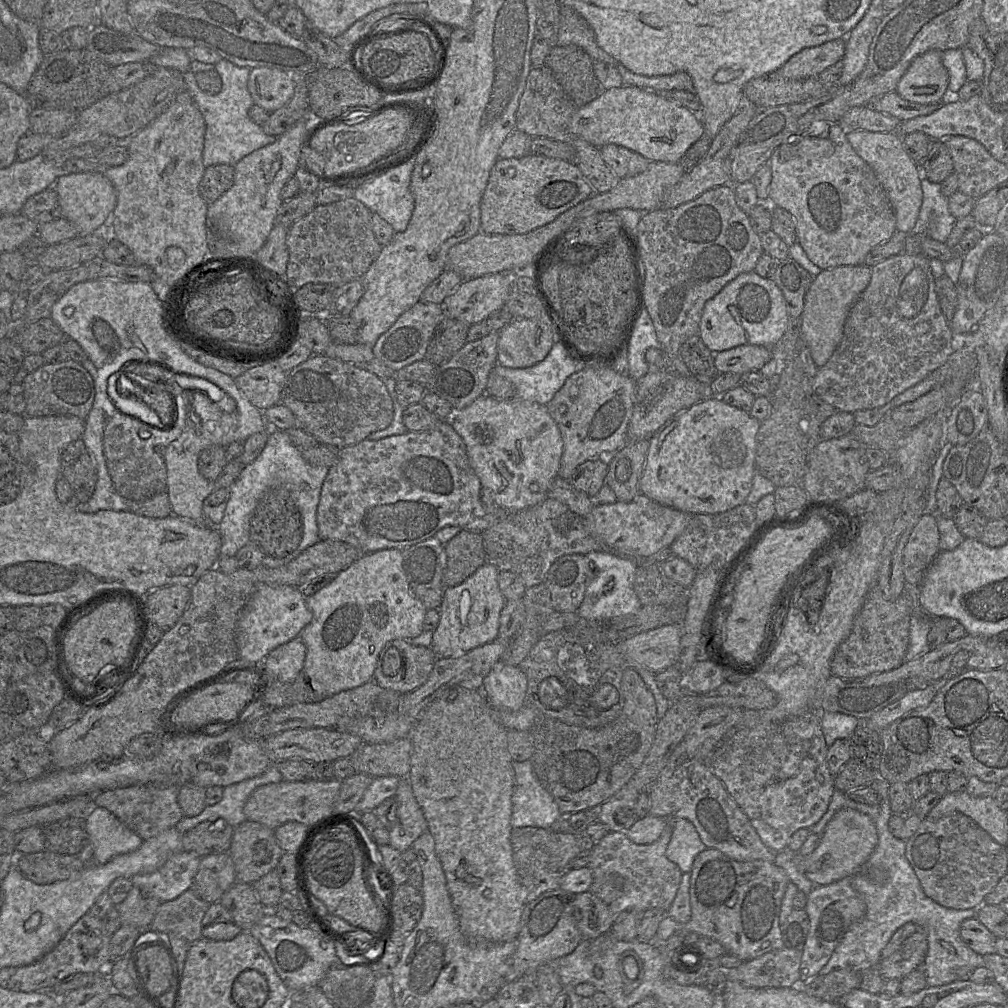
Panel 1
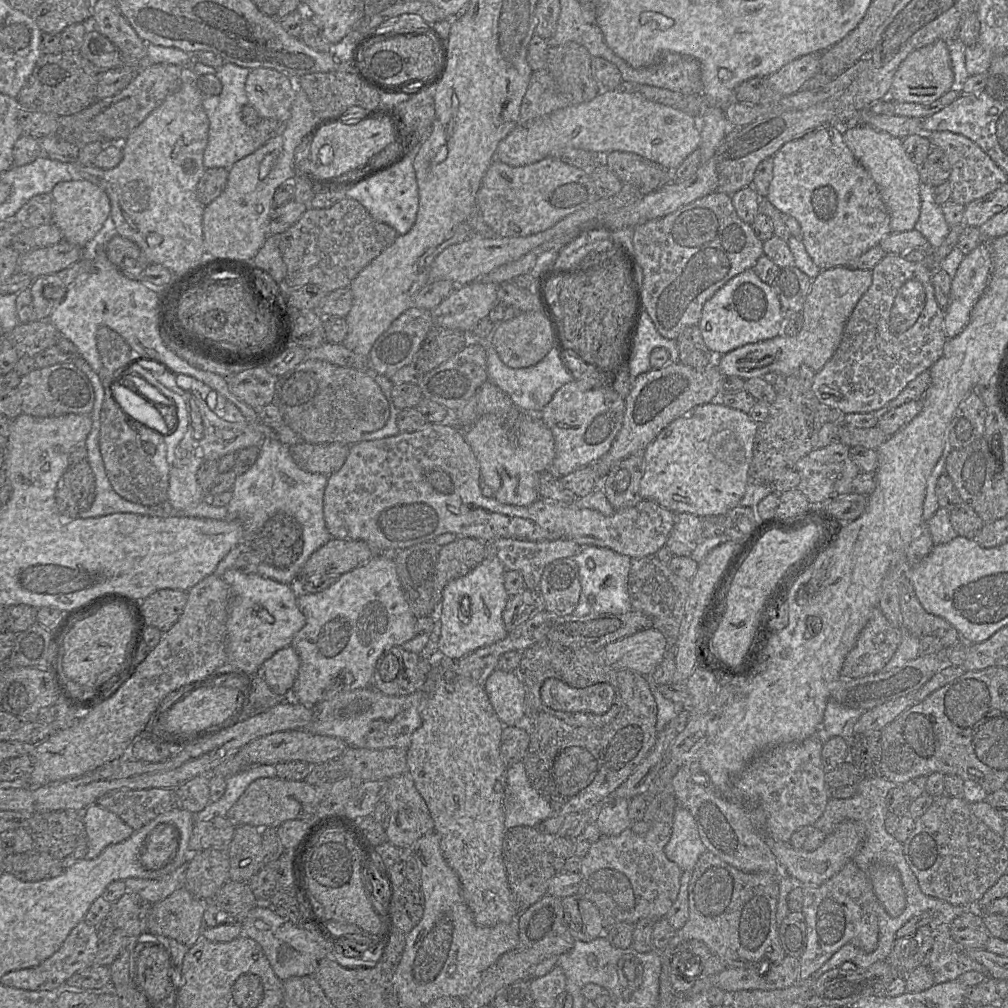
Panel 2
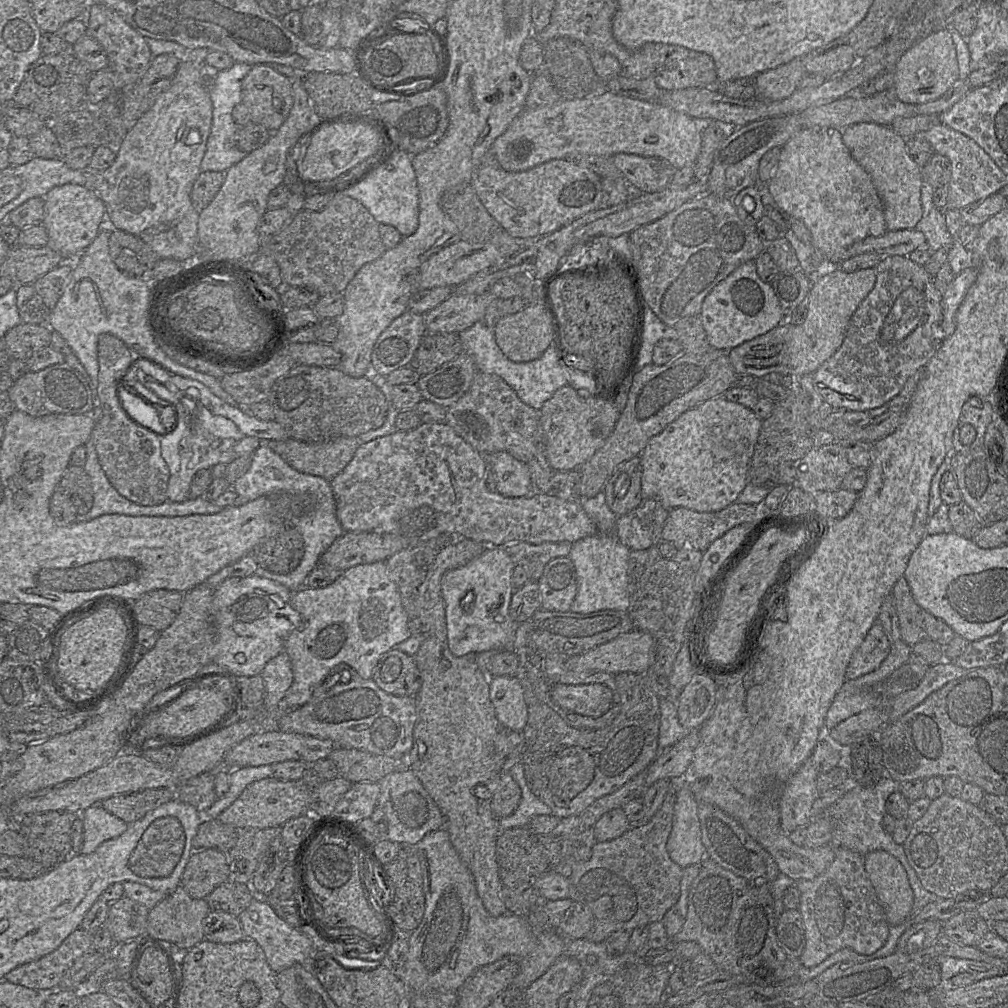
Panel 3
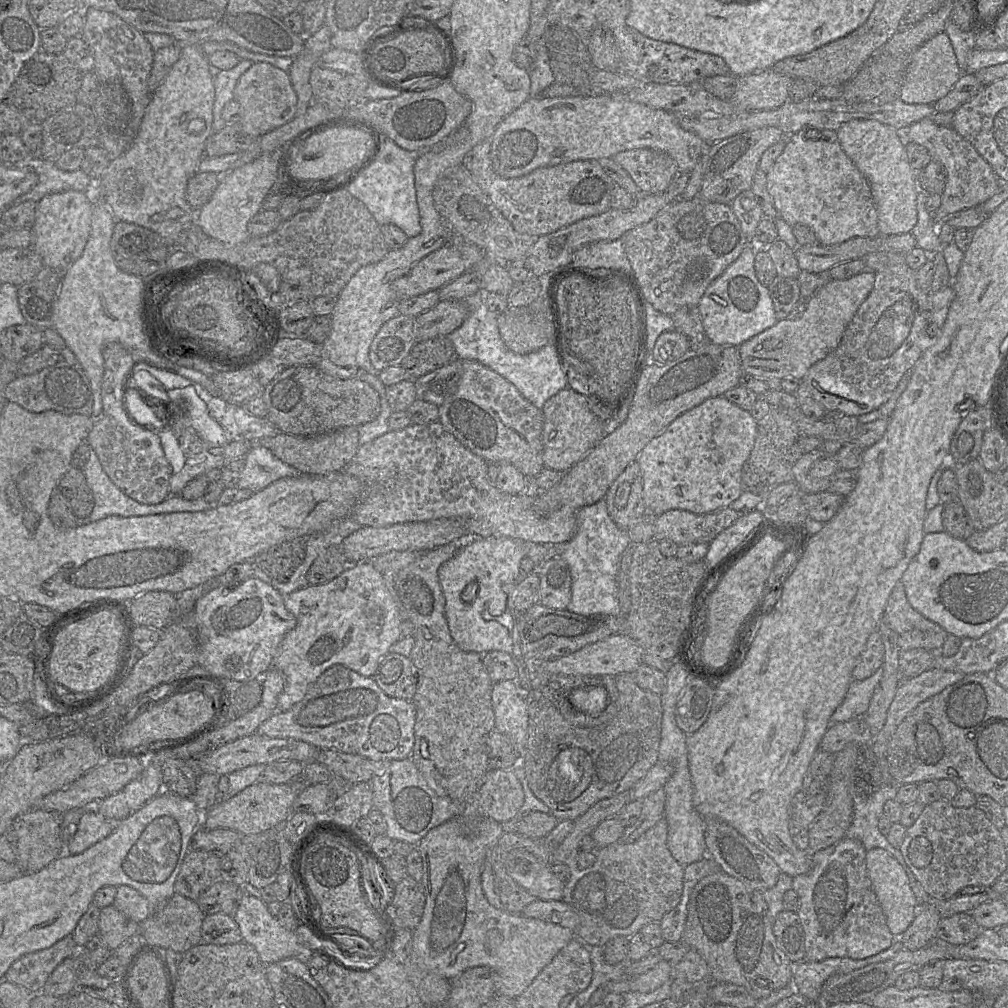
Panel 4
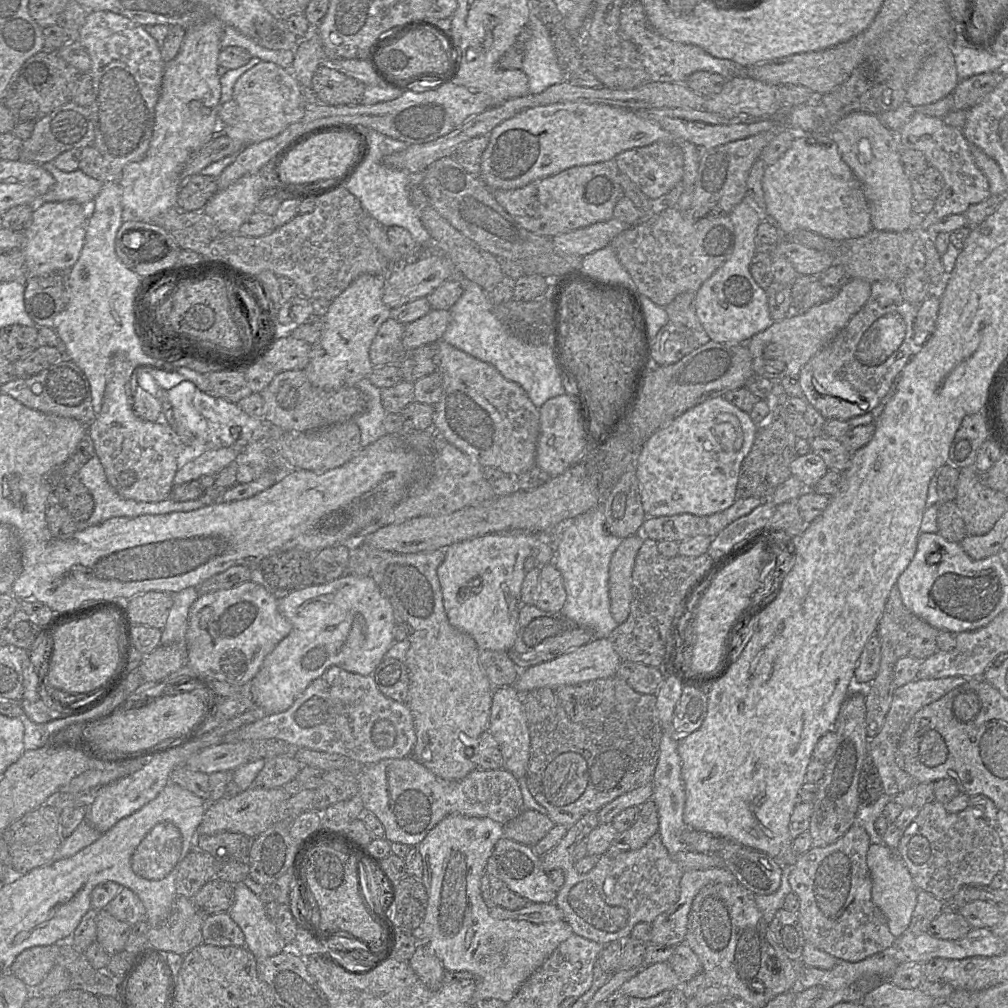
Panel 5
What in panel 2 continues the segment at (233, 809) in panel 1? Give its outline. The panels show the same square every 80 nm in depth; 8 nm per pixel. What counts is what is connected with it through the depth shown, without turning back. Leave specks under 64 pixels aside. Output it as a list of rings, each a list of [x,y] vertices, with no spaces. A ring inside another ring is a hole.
[[[255,765],[244,767],[240,772],[225,779],[223,796],[216,802],[209,802],[201,811],[193,813],[193,822],[210,820],[215,816],[226,817],[247,787],[259,778],[277,778],[275,765]]]

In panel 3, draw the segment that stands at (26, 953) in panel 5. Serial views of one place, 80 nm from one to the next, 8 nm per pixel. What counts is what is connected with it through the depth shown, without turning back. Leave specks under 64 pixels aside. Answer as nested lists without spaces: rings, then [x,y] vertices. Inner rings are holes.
[[[79,927],[57,949],[12,969],[3,980],[34,990],[55,990],[74,962],[92,948],[93,933]]]

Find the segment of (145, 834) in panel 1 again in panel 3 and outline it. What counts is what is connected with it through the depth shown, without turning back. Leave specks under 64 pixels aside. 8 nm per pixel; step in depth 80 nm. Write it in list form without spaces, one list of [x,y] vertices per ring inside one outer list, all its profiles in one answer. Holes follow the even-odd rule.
[[[156,788],[114,795],[101,806],[126,823],[135,822],[160,805],[175,798],[174,789]]]

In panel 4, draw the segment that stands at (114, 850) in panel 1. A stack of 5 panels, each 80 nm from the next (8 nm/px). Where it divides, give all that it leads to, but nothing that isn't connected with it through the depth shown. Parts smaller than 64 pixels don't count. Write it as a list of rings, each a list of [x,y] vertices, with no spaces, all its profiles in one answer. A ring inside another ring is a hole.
[[[98,810],[84,811],[78,829],[67,845],[67,852],[80,854],[98,841],[109,836],[115,828],[114,822],[106,819]]]

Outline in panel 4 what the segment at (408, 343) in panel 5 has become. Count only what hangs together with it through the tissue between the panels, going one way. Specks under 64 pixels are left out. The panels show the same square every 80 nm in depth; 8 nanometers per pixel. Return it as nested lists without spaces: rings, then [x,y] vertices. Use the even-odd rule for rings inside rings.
[[[439,301],[433,308],[415,317],[413,330],[416,343],[449,335],[463,324],[468,314],[466,301]]]

